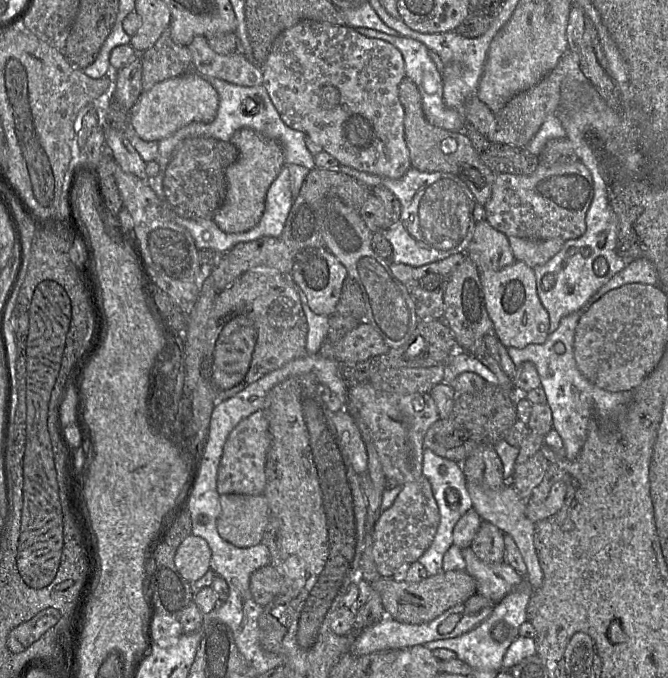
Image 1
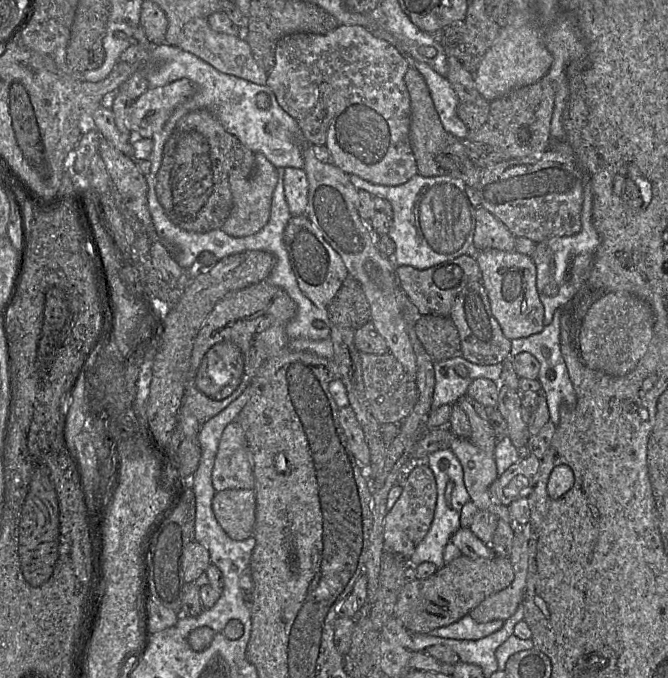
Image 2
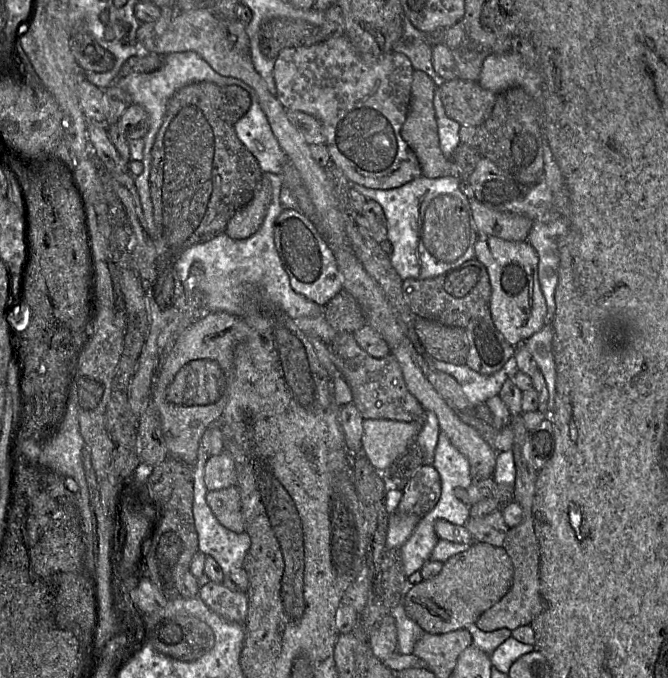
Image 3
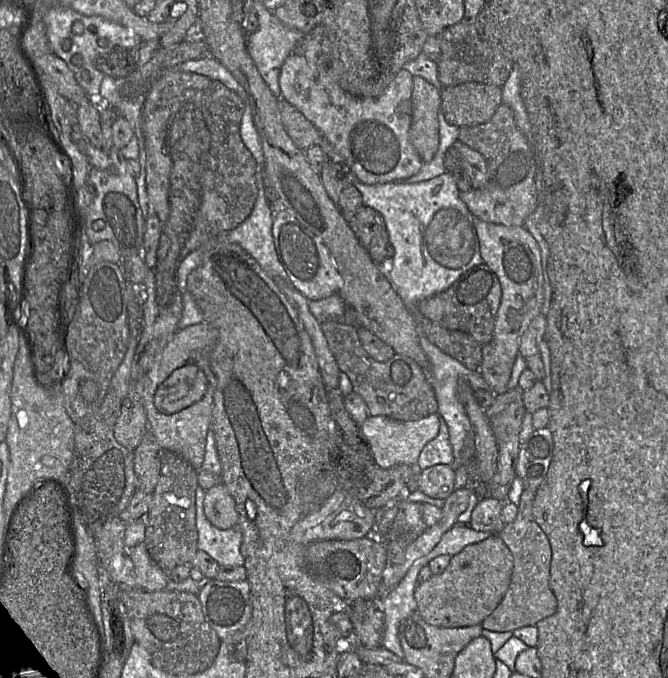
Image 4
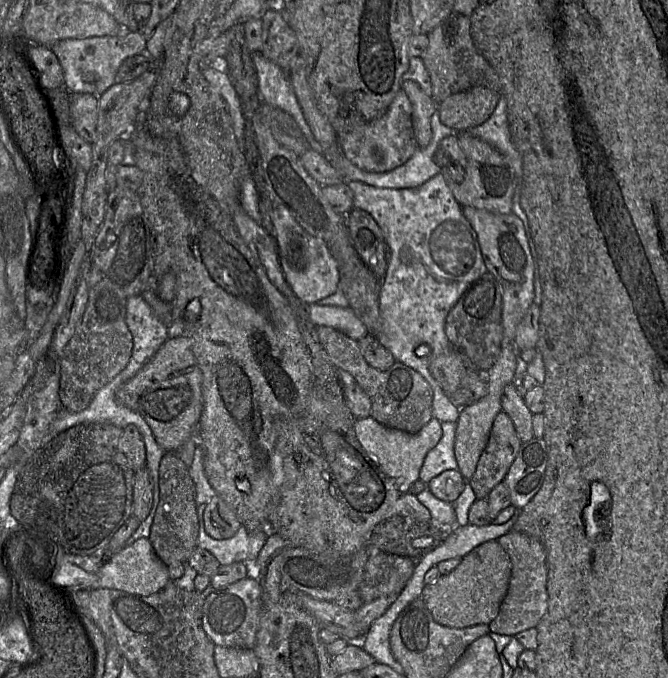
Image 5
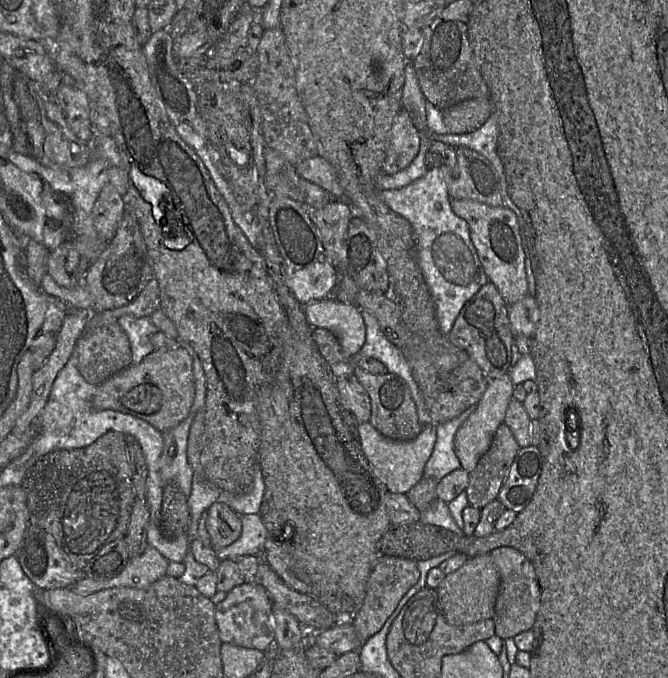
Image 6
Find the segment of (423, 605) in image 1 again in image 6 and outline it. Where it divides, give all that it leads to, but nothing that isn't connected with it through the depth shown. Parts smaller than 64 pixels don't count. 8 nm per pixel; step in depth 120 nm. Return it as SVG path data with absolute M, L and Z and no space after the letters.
M490 554L469 557L458 570L446 575L436 588L439 605L447 622L461 626L492 618L499 585L500 576Z

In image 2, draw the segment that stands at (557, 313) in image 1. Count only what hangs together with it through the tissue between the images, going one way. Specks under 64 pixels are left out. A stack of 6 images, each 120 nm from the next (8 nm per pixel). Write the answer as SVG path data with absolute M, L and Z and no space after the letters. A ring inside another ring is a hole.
M590 180L584 181L583 205L581 211L581 229L578 233L566 237L553 237L536 244L536 249L530 256L536 268L536 288L539 298L544 308L544 325L549 325L554 317L555 311L565 308L571 300L580 291L574 285L574 281L569 272L569 266L572 259L581 254L591 254L594 258L595 250L597 249L600 239L592 223L592 207L593 207L593 192ZM549 283L558 285L558 293L555 296L547 296L544 293L545 287Z

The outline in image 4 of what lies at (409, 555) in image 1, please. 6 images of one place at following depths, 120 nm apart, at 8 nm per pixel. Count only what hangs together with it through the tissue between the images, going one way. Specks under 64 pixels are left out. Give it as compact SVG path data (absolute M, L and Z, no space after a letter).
M439 464L419 474L418 490L433 499L445 500L455 491L454 467Z

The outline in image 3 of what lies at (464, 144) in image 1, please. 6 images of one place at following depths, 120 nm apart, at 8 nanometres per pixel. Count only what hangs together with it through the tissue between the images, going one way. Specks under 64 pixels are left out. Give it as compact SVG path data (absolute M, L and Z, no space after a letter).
M414 70L411 82L411 97L405 122L401 129L401 136L415 153L423 176L428 178L460 177L459 169L446 157L439 145L438 127L434 109L434 92L436 85L426 73Z

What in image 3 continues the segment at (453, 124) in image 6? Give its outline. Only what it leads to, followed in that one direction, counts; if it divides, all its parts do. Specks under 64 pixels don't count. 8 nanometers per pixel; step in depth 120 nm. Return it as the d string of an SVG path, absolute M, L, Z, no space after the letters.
M463 79L444 81L439 86L439 91L446 115L460 125L479 125L483 123L491 114L496 100L496 94L482 88L477 81Z

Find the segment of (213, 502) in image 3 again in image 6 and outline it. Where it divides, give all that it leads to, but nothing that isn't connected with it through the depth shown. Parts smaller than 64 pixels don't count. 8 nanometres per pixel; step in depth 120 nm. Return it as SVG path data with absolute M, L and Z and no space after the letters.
M218 499L208 510L206 530L215 550L227 547L241 535L240 516Z

